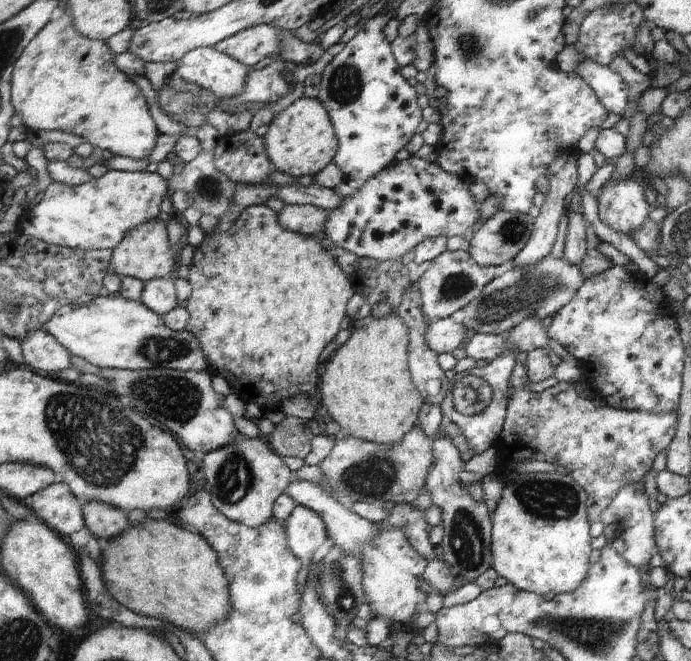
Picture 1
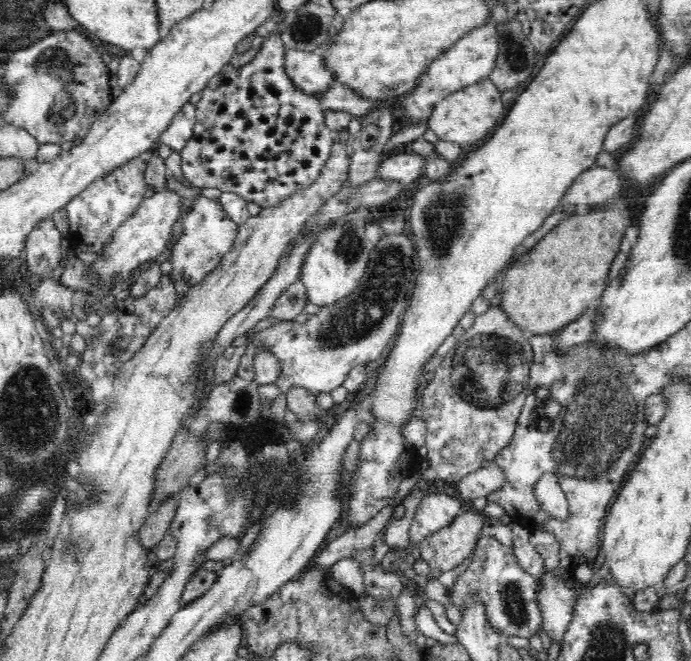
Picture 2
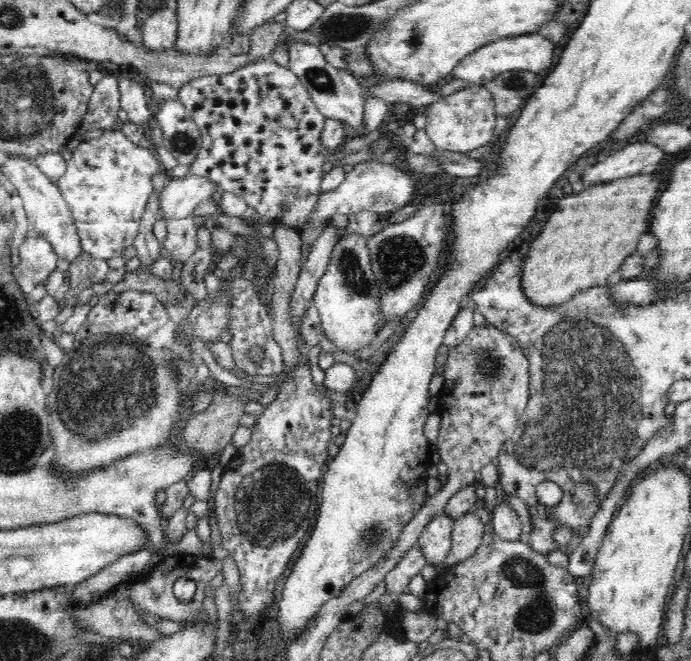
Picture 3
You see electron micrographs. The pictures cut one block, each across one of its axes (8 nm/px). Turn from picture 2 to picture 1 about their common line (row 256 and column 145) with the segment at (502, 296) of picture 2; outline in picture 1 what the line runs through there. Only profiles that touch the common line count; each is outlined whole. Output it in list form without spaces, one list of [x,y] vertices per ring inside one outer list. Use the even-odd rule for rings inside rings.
[[[149,519],[139,525],[130,525],[123,533],[110,540],[99,540],[102,556],[99,563],[111,594],[137,613],[156,617],[161,621],[196,631],[208,630],[227,617],[233,609],[230,596],[230,581],[213,544],[197,530],[177,526],[168,520]]]

